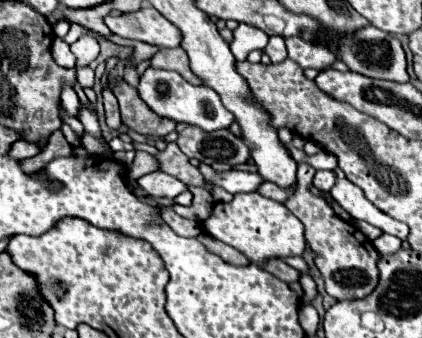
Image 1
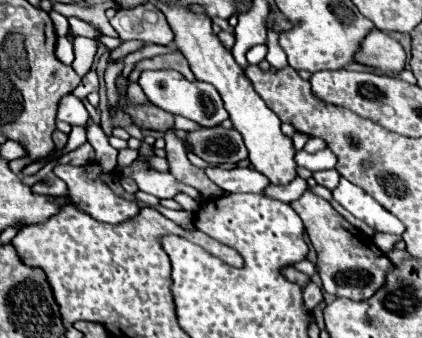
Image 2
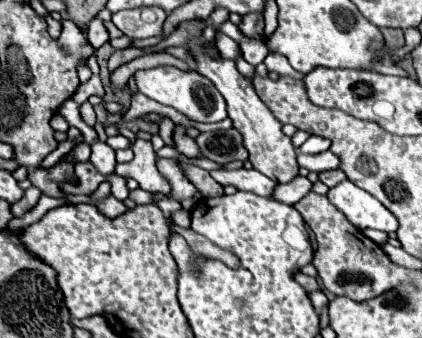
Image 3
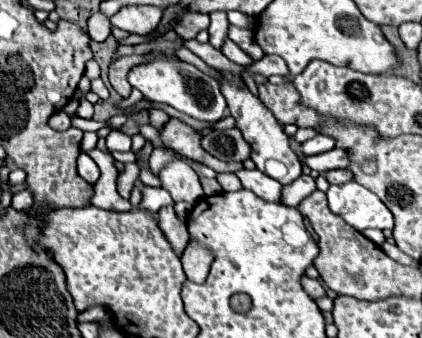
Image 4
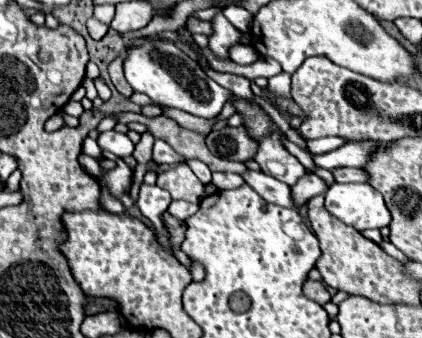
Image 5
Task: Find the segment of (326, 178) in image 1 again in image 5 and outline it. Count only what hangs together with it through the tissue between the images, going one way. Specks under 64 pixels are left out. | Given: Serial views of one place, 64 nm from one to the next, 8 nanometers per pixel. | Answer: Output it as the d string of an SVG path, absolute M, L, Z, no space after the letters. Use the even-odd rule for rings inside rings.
M336 168L332 172L336 182L364 182L366 172L362 168Z

